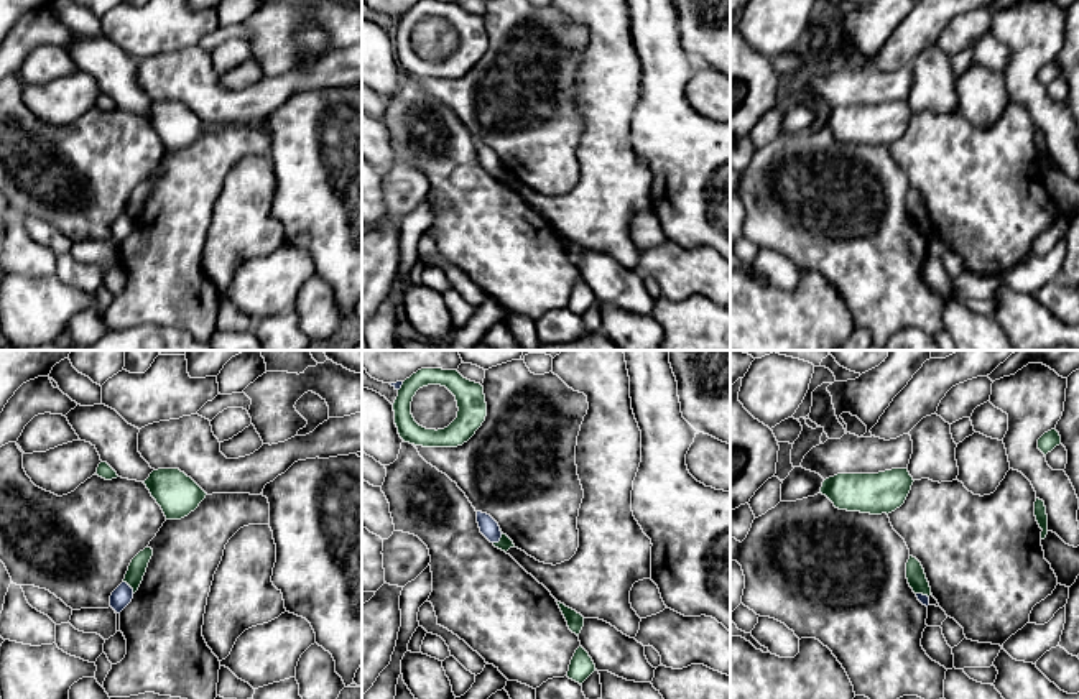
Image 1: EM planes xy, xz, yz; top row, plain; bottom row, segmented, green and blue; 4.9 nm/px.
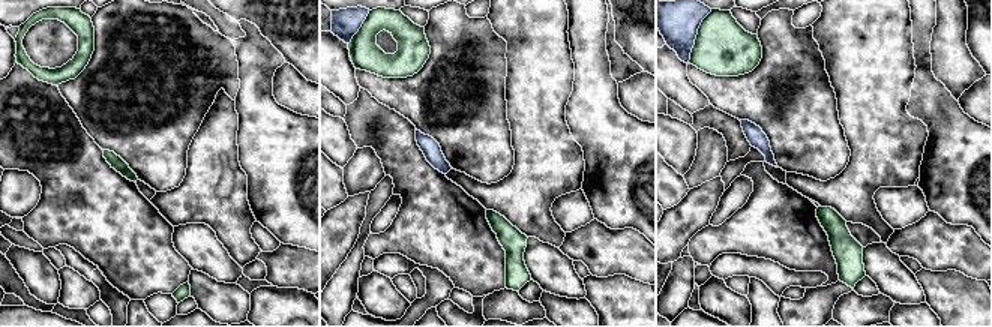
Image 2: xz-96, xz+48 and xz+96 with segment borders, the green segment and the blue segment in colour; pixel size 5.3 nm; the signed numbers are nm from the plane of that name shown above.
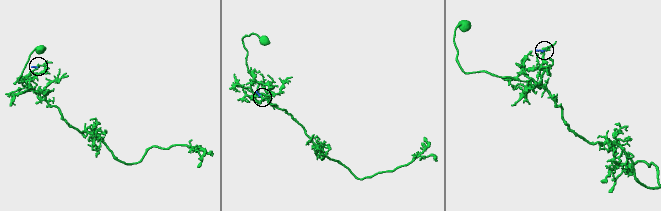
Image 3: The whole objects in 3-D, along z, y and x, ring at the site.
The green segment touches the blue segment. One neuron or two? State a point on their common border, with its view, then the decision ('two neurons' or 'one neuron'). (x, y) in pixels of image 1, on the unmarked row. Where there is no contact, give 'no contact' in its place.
xz (500, 170) | two neurons

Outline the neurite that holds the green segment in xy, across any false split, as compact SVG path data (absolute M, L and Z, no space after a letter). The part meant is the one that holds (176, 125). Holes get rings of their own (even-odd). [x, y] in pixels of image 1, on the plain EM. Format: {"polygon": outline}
{"polygon": "M158 100L143 113L166 151L181 151L194 143L206 123L179 100Z"}

